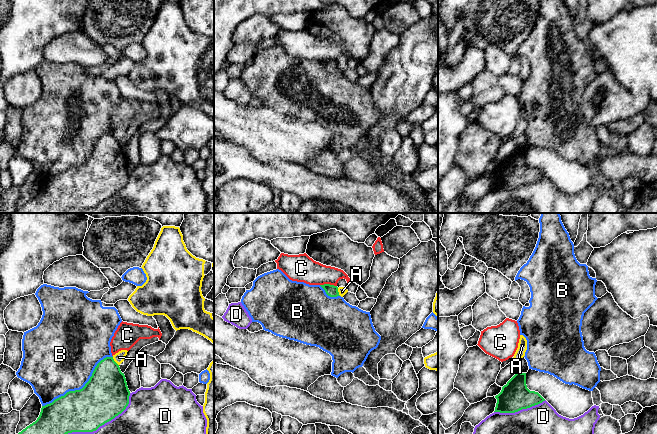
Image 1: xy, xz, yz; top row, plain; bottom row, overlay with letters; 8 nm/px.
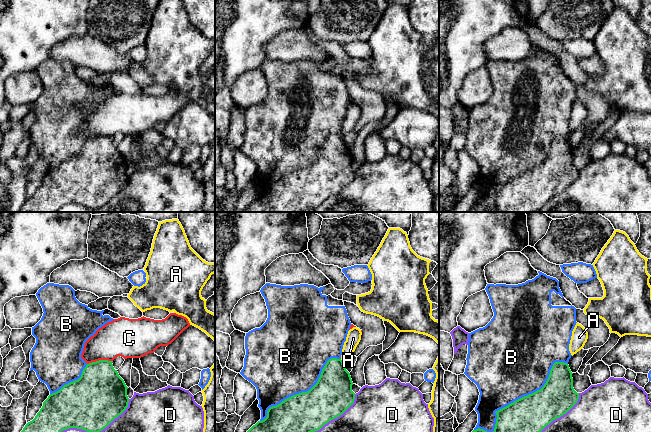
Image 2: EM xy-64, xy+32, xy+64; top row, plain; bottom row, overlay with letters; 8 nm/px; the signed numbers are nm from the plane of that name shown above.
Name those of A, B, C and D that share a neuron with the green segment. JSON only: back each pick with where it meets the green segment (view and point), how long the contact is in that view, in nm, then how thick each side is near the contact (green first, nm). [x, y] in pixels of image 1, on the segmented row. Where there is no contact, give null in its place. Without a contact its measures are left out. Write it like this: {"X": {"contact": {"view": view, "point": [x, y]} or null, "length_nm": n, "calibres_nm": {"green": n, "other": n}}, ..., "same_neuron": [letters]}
{"same_neuron": []}

